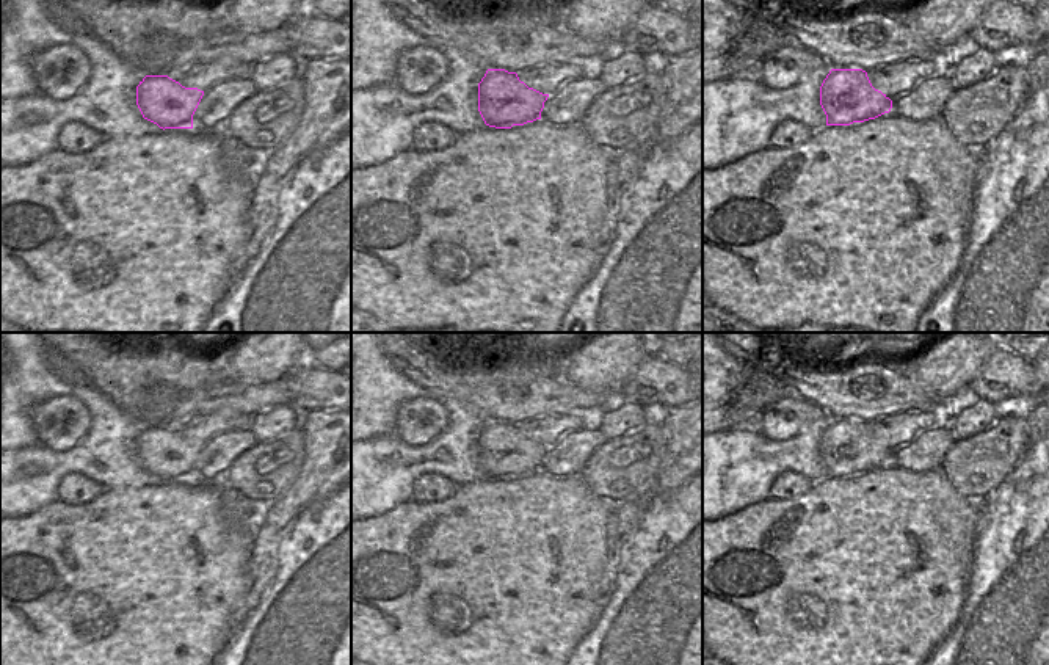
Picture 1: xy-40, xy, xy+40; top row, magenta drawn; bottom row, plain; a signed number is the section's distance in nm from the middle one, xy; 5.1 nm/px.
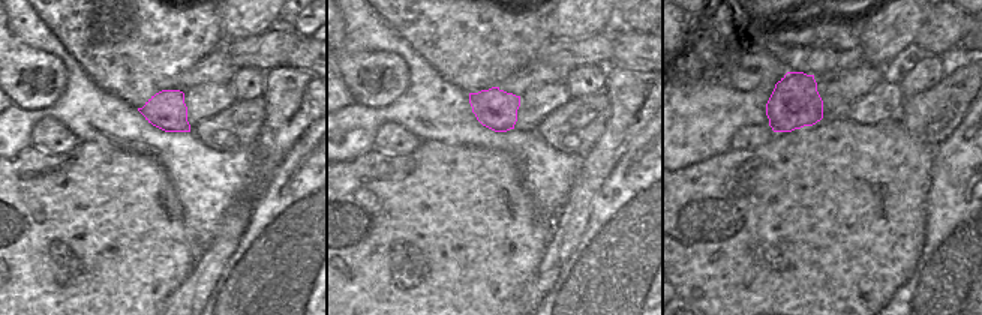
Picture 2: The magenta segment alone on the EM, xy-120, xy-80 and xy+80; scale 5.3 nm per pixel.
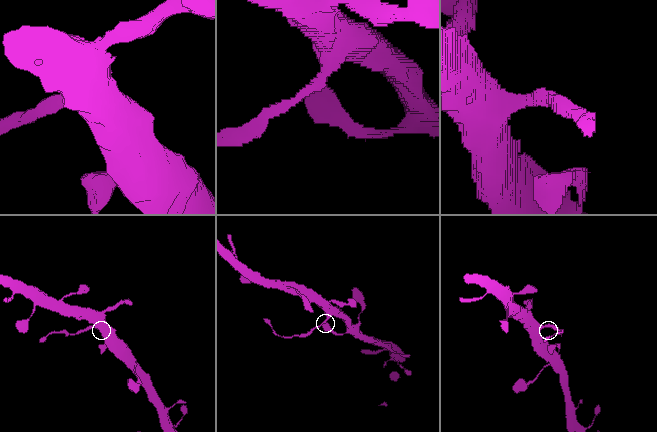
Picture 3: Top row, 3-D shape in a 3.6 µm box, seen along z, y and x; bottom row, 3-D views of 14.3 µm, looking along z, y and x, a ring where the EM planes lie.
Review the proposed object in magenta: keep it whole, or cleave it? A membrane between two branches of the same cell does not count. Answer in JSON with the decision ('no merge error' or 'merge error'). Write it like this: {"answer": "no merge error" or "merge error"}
{"answer": "merge error"}

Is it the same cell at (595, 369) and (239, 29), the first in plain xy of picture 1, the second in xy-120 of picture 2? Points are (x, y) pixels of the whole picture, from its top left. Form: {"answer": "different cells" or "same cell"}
{"answer": "same cell"}

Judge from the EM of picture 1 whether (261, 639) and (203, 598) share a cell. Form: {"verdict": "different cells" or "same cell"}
{"verdict": "different cells"}

